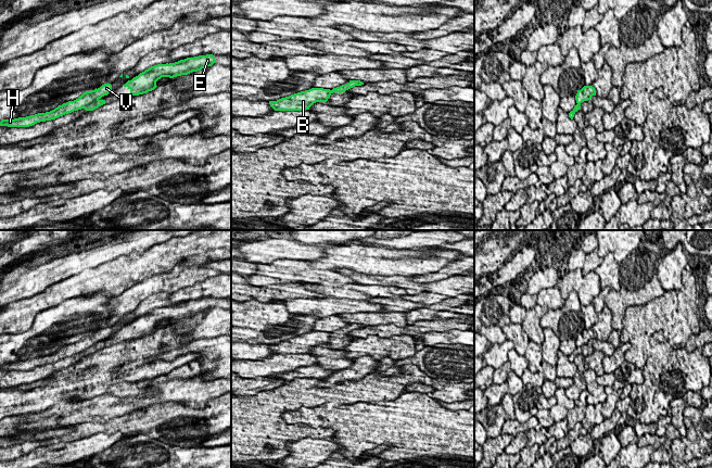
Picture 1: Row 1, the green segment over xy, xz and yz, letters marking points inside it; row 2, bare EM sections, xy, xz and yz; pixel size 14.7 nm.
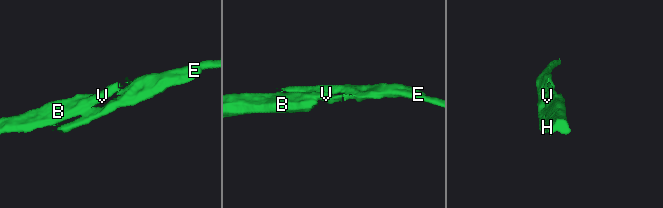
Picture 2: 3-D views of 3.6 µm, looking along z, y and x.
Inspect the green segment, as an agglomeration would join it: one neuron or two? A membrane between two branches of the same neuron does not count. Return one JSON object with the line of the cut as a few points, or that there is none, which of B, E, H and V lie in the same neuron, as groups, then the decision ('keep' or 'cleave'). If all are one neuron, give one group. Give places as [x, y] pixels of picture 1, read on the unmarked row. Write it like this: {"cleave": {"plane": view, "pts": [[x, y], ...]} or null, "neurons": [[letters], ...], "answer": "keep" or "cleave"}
{"cleave": {"plane": "xy", "pts": [[98, 342], [85, 352]]}, "neurons": [["B", "H", "V"], ["E"]], "answer": "cleave"}

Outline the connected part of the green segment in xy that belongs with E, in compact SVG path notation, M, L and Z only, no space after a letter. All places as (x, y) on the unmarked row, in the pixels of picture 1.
M213 298L187 301L175 306L157 307L151 309L138 319L128 324L124 330L130 333L130 339L139 339L154 333L156 325L162 320L174 321L181 318L188 318L192 315L201 314L206 309L216 306Z

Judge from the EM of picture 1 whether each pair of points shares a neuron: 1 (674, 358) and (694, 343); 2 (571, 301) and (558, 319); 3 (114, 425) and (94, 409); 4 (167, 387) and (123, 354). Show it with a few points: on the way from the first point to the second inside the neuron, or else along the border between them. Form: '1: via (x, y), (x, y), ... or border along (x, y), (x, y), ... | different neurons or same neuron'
1: border along (700, 346), (691, 351), (685, 349) | different neurons
2: via (570, 305), (562, 315) | same neuron
3: border along (111, 418), (103, 422), (96, 422) | different neurons
4: border along (165, 374), (153, 379), (142, 379) | different neurons

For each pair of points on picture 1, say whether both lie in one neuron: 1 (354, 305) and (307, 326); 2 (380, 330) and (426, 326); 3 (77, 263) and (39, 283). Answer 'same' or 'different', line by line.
1: different
2: same
3: same

